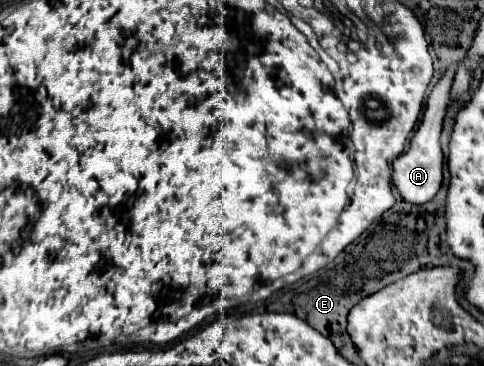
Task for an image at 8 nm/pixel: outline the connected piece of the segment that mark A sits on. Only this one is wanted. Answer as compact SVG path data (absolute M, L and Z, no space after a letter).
M451 64L445 74L437 80L435 88L429 94L427 100L427 110L425 116L419 124L419 128L415 130L411 142L409 142L409 150L405 154L401 154L395 162L393 162L393 184L399 190L399 194L415 206L421 206L425 202L429 202L441 188L441 180L443 180L443 152L441 152L441 144L439 144L439 134L443 128L443 118L449 106L449 92L453 86L453 78L455 78L455 70L457 66Z

